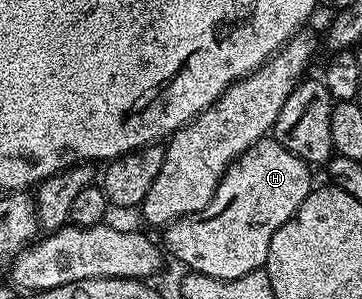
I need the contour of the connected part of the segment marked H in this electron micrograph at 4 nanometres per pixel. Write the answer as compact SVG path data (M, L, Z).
M273 137L257 141L241 157L237 157L229 165L227 172L217 185L217 193L205 209L192 215L173 221L162 232L162 246L166 254L171 255L179 263L184 263L192 272L208 275L214 279L236 279L245 277L251 271L260 270L267 262L269 245L273 241L273 233L285 225L297 213L305 197L313 190L311 183L312 168L305 161L293 157L289 149L285 149Z

